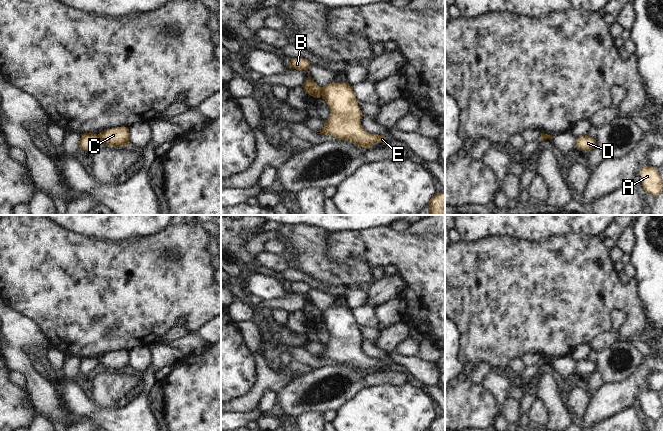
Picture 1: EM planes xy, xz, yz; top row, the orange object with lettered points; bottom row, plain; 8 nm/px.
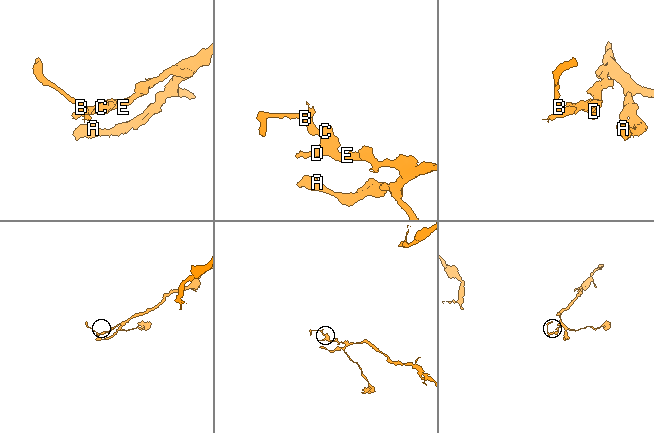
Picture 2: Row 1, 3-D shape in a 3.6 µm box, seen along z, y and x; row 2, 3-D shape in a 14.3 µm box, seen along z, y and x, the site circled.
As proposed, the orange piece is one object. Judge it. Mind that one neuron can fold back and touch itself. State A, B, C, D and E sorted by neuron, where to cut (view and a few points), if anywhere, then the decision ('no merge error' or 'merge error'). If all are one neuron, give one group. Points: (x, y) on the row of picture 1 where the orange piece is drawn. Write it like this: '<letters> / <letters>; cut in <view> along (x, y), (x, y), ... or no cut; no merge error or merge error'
A C D E / B; cut in xz along (321, 87), (322, 94); merge error

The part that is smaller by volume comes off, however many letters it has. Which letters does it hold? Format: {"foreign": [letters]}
{"foreign": ["B"]}

